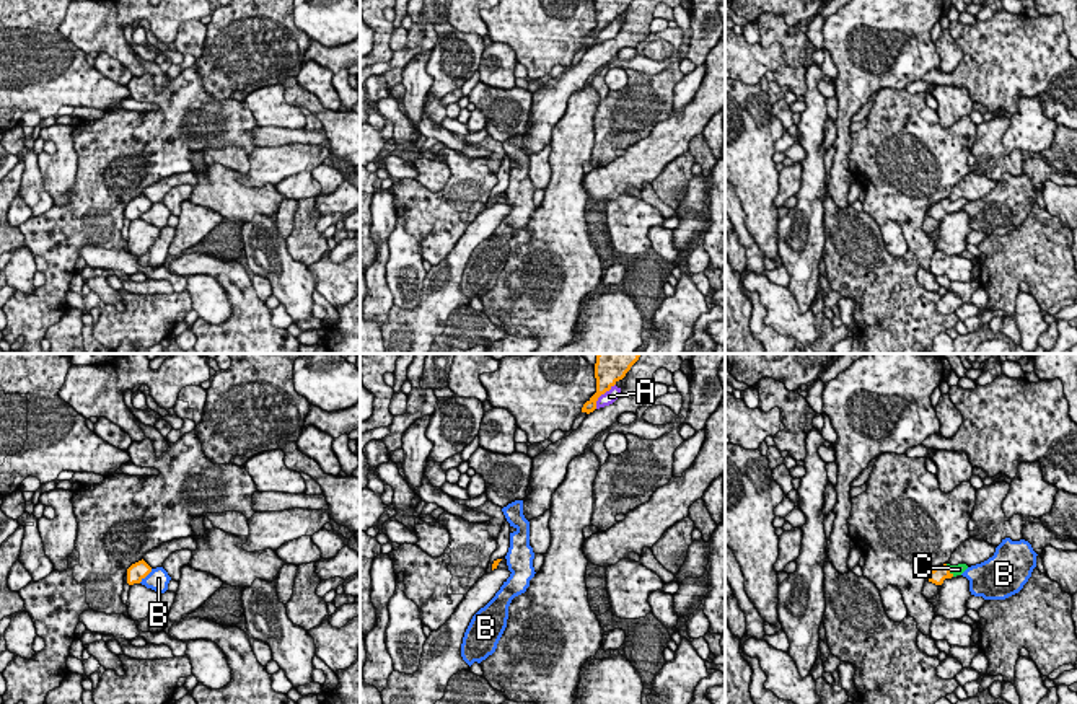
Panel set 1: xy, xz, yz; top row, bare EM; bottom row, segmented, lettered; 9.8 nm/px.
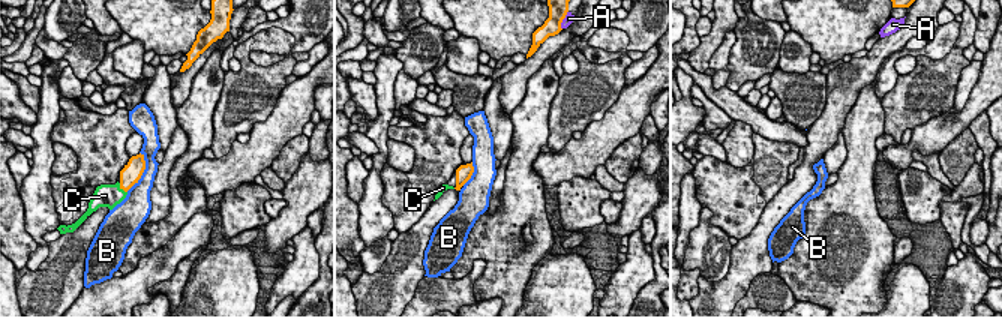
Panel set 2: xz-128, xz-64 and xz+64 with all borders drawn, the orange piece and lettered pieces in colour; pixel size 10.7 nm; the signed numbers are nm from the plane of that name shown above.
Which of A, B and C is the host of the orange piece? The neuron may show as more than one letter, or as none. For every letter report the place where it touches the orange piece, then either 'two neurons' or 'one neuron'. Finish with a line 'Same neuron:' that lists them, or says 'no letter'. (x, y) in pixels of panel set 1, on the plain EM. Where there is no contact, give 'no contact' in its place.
A: xz (602, 28) | two neurons
B: xy (145, 211) | two neurons
C: yz (949, 206) | one neuron
Same neuron: C

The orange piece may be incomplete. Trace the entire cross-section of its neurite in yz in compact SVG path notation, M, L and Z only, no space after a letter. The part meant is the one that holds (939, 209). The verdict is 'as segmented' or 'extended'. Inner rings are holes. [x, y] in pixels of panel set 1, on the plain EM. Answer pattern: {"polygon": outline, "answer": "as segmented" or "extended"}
{"polygon": "M943 199L929 207L929 217L942 220L945 213L961 210L968 204L966 199L950 200Z", "answer": "extended"}

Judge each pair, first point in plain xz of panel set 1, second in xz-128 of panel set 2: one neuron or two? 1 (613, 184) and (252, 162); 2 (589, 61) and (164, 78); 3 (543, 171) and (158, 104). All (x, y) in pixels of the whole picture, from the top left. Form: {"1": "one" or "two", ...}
{"1": "one", "2": "two", "3": "one"}

